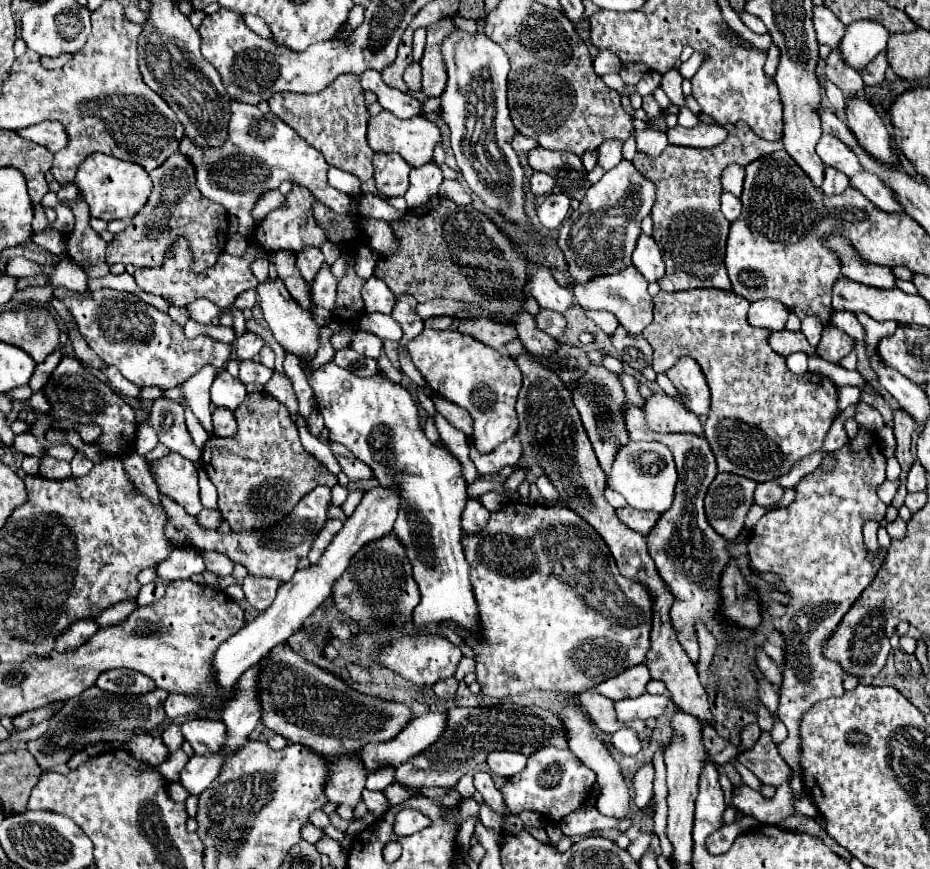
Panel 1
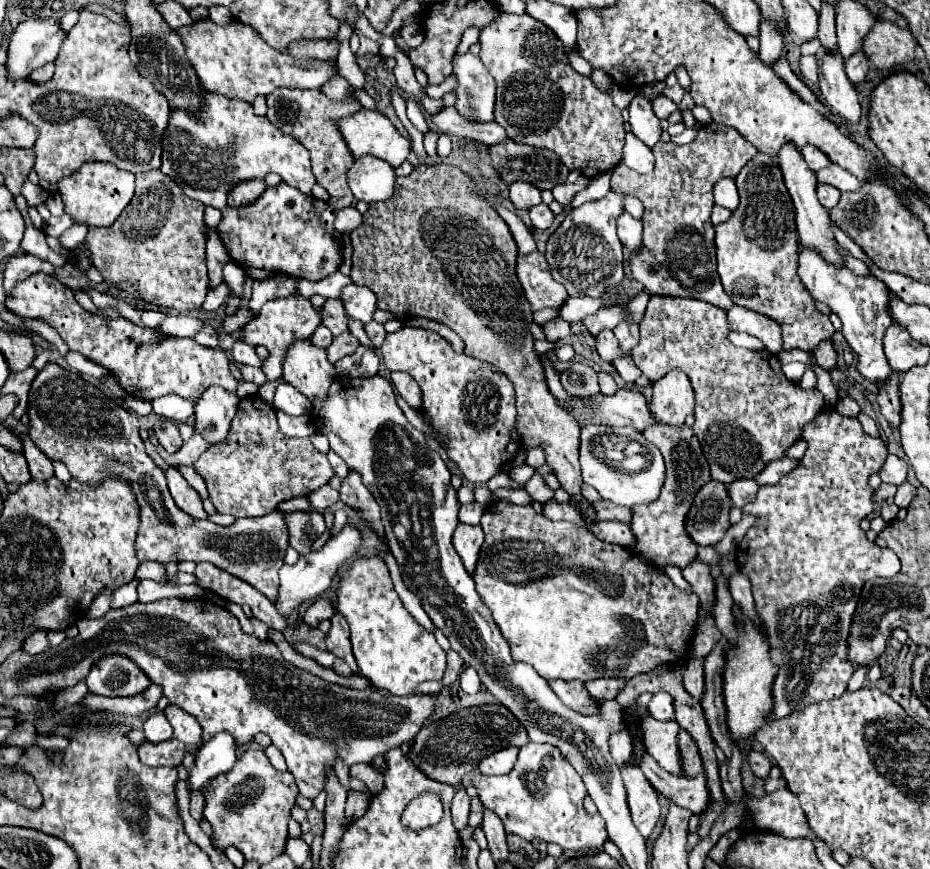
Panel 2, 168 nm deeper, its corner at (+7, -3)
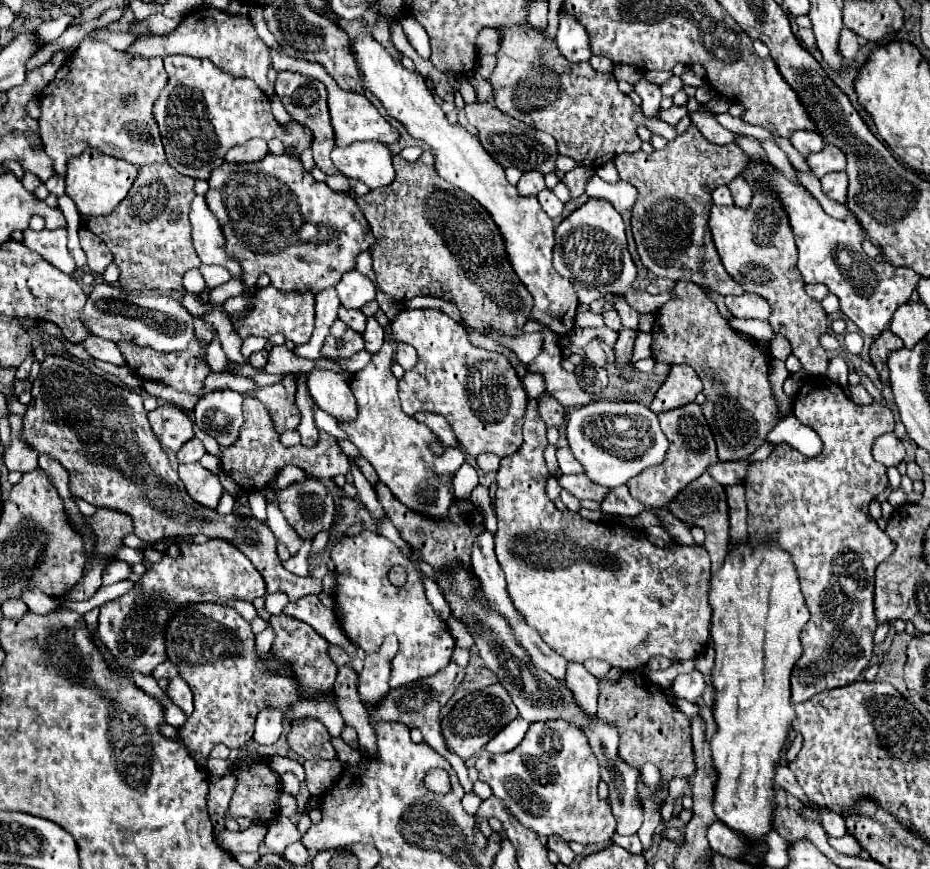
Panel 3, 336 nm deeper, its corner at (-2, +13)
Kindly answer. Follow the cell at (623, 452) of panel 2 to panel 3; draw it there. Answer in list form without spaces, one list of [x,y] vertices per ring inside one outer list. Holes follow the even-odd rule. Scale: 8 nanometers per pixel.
[[[591,402],[583,408],[577,408],[569,414],[567,420],[567,440],[575,458],[583,464],[585,474],[603,486],[615,488],[627,484],[633,476],[639,476],[645,468],[661,464],[669,450],[669,440],[659,428],[657,416],[643,404],[637,402]]]

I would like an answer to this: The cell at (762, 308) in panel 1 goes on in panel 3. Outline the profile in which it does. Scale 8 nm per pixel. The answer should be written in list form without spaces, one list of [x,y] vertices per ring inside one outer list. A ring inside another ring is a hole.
[[[741,294],[741,296],[725,296],[725,306],[737,318],[759,318],[767,320],[771,316],[771,308],[765,298],[757,294]]]

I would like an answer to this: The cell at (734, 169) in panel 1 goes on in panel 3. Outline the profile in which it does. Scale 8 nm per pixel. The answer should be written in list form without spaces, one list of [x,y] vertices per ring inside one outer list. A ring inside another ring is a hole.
[[[739,176],[737,178],[733,178],[729,184],[727,184],[727,188],[731,190],[731,194],[733,194],[733,200],[735,200],[735,204],[737,206],[741,206],[741,208],[747,208],[749,204],[751,204],[751,196],[753,196],[753,190],[745,184],[745,180],[741,180]]]

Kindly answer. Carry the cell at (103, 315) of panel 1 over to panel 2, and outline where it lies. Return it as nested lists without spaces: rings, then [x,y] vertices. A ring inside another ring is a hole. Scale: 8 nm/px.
[[[42,272],[32,274],[30,278],[16,284],[16,288],[12,288],[6,298],[6,306],[16,316],[40,318],[50,324],[70,350],[80,352],[88,360],[108,368],[130,396],[156,400],[166,394],[178,394],[190,402],[196,402],[210,386],[220,386],[228,392],[236,392],[238,388],[238,380],[230,372],[230,360],[226,358],[224,350],[200,346],[192,338],[160,340],[160,344],[152,344],[152,348],[148,348],[148,340],[152,340],[152,328],[140,328],[108,308],[102,312],[112,312],[114,320],[112,328],[106,330],[104,324],[96,320],[96,316],[88,316],[88,312],[78,306],[70,288],[58,282],[58,278],[44,276]]]

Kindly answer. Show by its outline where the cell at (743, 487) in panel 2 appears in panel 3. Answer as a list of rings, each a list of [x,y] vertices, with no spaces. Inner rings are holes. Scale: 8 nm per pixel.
[[[737,460],[737,462],[717,462],[709,466],[709,474],[723,486],[733,486],[733,484],[743,484],[745,482],[745,472],[749,470],[749,460]]]

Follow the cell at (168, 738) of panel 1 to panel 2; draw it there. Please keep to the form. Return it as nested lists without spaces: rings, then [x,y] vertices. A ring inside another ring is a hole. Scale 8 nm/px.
[[[154,712],[144,722],[144,734],[146,734],[148,742],[164,742],[164,740],[172,738],[172,726],[162,712]]]

